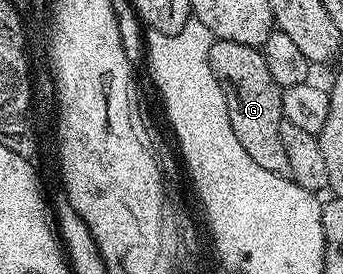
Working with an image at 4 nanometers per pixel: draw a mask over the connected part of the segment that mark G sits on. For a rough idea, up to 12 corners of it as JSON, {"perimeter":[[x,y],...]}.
{"perimeter":[[214,40],[209,62],[231,131],[288,174],[281,86],[255,45]]}

